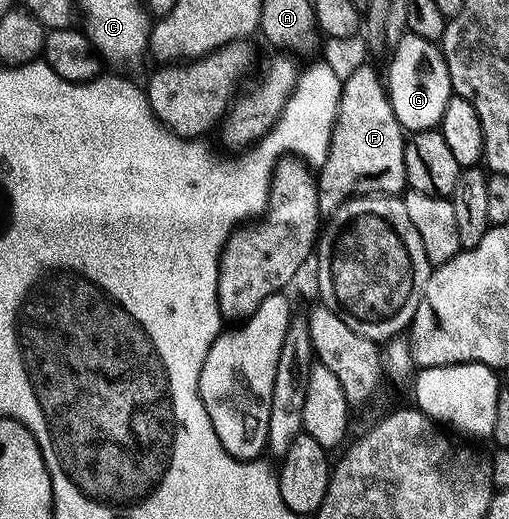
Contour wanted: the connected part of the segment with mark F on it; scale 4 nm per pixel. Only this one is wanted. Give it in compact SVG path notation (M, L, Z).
M366 63L356 68L352 72L351 77L341 82L341 98L339 99L339 107L337 108L337 118L333 124L333 134L331 135L331 143L327 151L327 159L320 165L319 172L316 174L317 179L317 198L319 199L319 211L322 215L333 215L340 210L341 205L348 201L351 197L364 197L366 193L387 193L390 195L401 195L406 192L407 182L405 177L404 153L407 140L406 130L402 129L399 119L395 119L395 111L389 102L389 91L386 82L371 67L372 64Z

